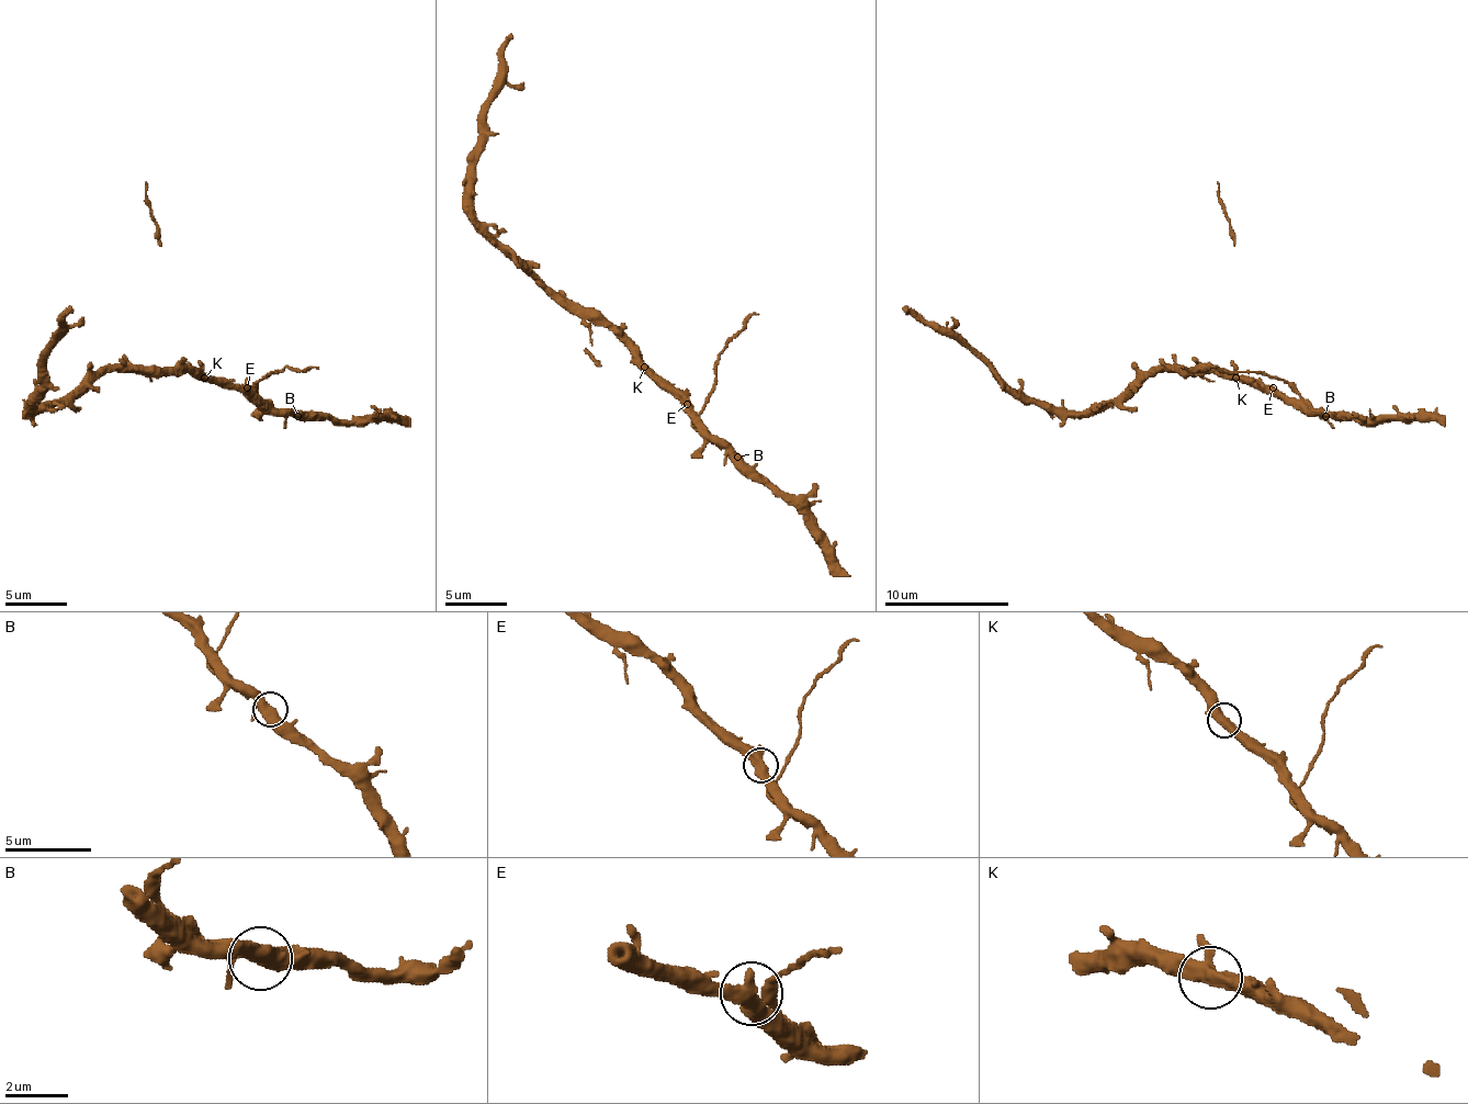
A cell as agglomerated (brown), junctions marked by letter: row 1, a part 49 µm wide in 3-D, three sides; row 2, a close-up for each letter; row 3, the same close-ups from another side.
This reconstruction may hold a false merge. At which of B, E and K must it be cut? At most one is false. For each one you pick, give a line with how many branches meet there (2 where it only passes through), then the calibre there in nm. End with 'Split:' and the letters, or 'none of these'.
Split: none of these

